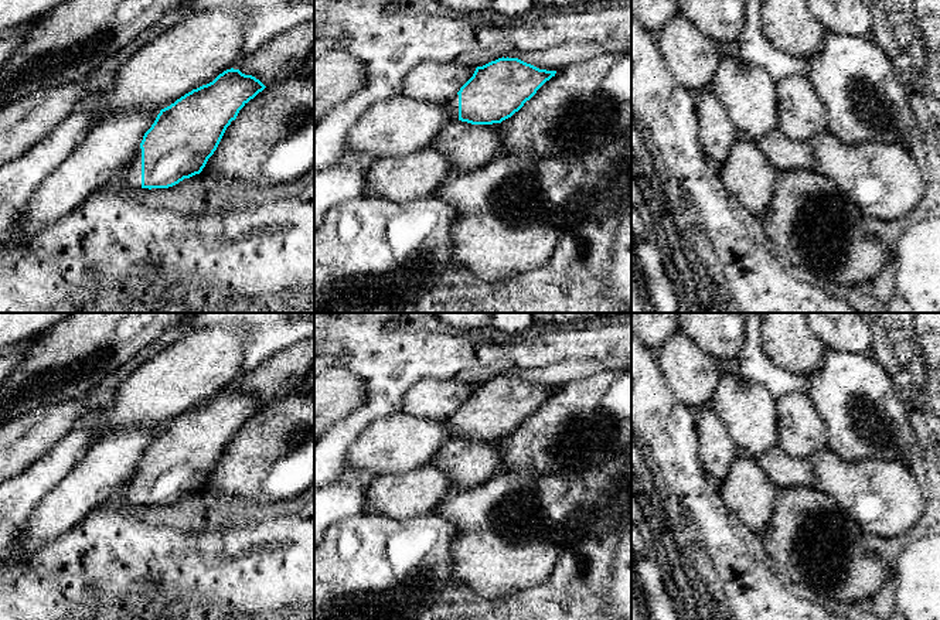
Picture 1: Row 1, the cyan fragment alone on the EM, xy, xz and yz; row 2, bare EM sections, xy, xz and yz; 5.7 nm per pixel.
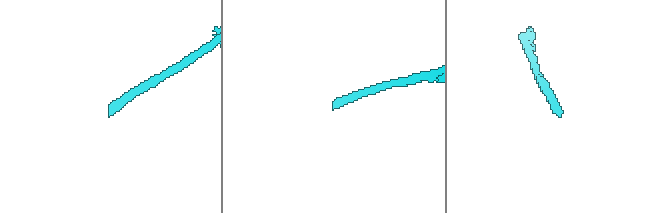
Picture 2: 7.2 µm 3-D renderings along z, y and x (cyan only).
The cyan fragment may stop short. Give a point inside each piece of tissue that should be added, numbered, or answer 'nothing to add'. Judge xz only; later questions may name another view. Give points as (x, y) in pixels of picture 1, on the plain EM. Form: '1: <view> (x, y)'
1: xz (452, 422)

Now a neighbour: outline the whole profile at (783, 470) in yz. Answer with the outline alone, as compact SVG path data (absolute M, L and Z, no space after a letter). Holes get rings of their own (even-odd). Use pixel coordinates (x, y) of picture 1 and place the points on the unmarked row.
M779 443L764 450L757 463L777 488L817 487L811 460L787 454Z

